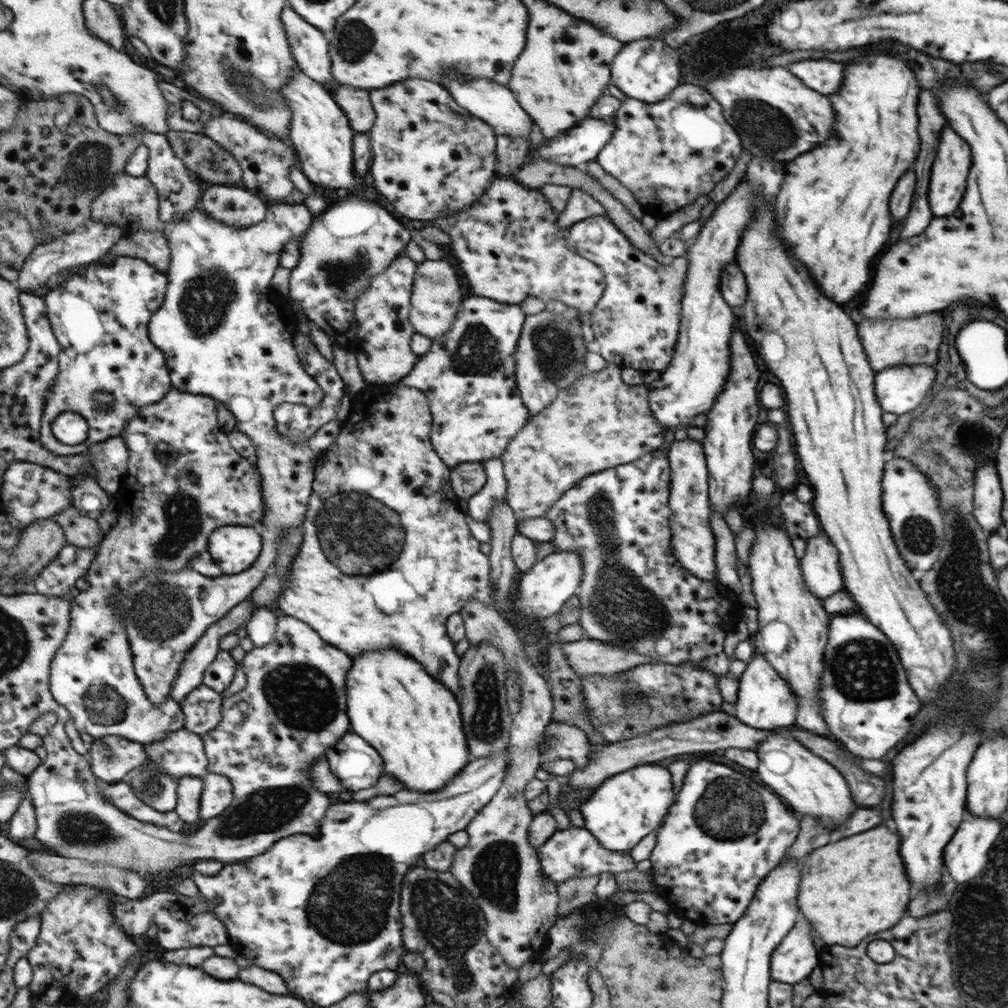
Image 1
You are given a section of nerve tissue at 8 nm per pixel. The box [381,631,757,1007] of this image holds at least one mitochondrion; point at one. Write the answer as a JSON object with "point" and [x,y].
{"point":[445,917]}

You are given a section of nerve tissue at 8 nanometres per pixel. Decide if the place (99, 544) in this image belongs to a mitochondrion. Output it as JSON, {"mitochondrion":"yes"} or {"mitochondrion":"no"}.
{"mitochondrion":"no"}

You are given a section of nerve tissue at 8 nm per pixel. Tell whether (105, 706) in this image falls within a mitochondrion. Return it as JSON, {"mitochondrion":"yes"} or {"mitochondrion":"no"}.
{"mitochondrion":"yes"}

